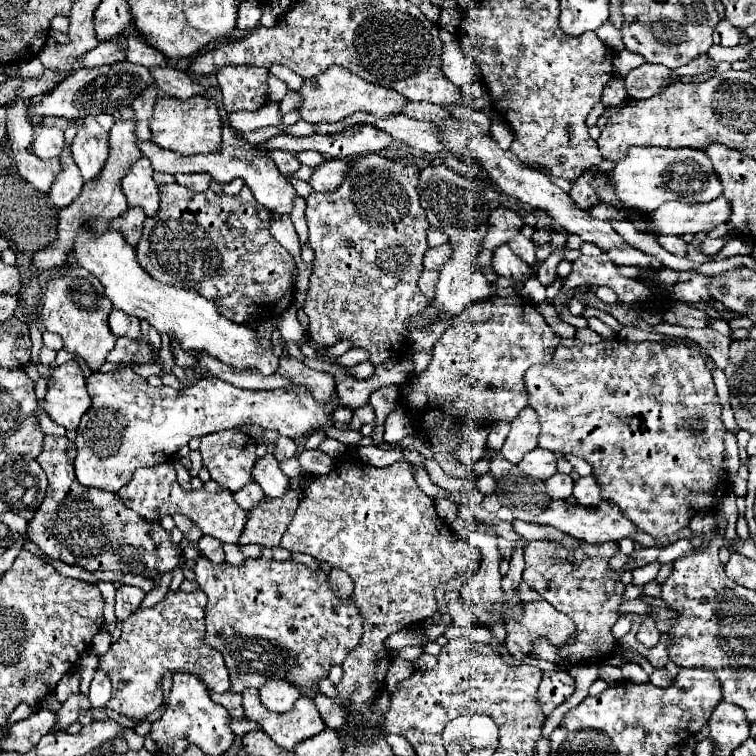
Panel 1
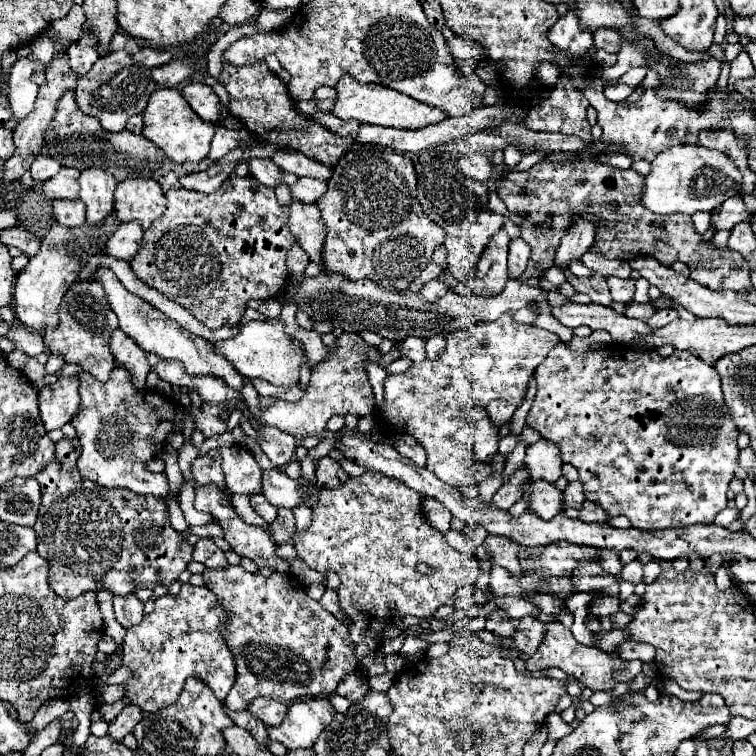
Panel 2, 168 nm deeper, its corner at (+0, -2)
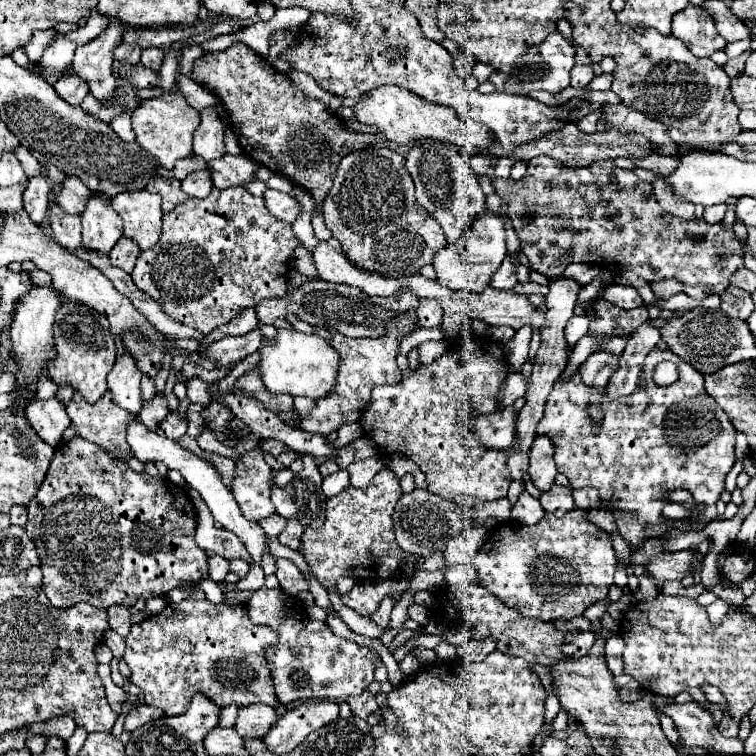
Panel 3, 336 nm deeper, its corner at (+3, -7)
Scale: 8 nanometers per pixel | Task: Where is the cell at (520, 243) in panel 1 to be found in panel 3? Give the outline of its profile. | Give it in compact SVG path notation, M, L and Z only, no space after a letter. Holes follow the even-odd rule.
M506 257L506 261L500 265L498 273L494 273L490 287L494 287L494 289L514 289L516 285L518 285L516 265L510 261L510 257Z

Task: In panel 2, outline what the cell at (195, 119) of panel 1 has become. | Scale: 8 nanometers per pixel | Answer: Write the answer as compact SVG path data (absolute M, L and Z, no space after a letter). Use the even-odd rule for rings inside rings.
M159 88L153 92L145 112L143 112L143 136L157 144L171 160L199 162L209 154L209 146L215 134L215 126L203 122L187 104L177 88Z

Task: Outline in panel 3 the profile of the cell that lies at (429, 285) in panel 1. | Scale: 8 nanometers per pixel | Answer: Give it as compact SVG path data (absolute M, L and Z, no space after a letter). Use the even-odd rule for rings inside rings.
M420 301L416 315L422 327L440 327L442 323L442 307L436 301Z

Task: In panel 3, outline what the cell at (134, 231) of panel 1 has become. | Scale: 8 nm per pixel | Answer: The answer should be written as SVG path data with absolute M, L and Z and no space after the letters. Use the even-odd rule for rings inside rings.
M120 237L118 245L114 245L114 249L110 251L110 261L112 261L112 265L116 265L116 267L124 269L126 273L130 273L136 265L138 255L140 255L138 243L130 241L128 237Z

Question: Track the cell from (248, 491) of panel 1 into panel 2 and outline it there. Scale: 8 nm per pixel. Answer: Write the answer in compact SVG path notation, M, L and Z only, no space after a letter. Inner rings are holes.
M263 494L253 496L249 502L251 502L251 508L253 508L253 510L263 518L263 520L267 520L269 524L277 518L277 508L275 508L275 506L271 506Z

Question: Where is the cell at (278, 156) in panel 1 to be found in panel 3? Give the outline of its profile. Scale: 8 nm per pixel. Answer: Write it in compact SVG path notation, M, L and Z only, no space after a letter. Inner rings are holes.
M224 155L220 159L214 159L208 163L208 169L212 171L212 181L214 187L218 189L228 189L234 185L244 185L256 181L256 171L258 163L250 161L246 155Z

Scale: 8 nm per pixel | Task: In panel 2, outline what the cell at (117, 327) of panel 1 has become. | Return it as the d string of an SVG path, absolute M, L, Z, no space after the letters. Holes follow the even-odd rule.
M119 328L113 332L111 338L111 352L115 356L117 366L123 366L131 374L131 382L137 390L145 390L145 380L151 370L147 362L147 354L137 346L137 342L129 340Z

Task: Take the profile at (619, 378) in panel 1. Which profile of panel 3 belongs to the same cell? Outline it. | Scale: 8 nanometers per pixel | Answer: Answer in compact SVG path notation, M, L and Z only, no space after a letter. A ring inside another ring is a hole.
M655 347L645 359L645 369L640 373L636 391L626 397L620 397L618 401L610 401L606 387L598 389L598 387L586 385L582 381L580 369L570 379L564 379L564 373L562 373L556 379L546 399L546 409L544 409L544 417L540 421L538 433L548 435L552 439L556 449L554 461L558 471L568 477L572 489L590 487L600 493L600 501L616 517L616 527L620 535L624 537L624 541L630 545L642 545L648 539L646 527L650 525L668 525L668 529L674 529L676 521L666 519L662 515L662 507L664 507L664 499L676 489L690 491L690 495L694 497L690 505L692 515L686 521L690 521L692 525L706 525L718 517L716 503L720 499L720 493L724 491L724 479L736 461L734 459L736 429L726 417L726 413L720 409L720 405L714 401L714 397L710 397L704 391L702 381L704 381L704 375L698 373L690 363L682 361L680 357L674 357L670 350L658 350ZM664 359L674 361L680 371L680 379L672 383L670 387L660 387L653 381L655 366ZM592 395L600 395L600 409L604 413L604 419L600 423L596 423L590 417L588 399Z

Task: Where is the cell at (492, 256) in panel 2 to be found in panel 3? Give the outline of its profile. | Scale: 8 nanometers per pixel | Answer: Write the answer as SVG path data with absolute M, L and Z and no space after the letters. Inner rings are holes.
M486 211L482 213L482 217L472 221L470 229L466 229L458 245L448 245L434 255L436 279L438 283L444 283L450 289L482 293L490 285L490 277L498 271L498 265L504 261L504 257L506 257L504 225L492 211Z

